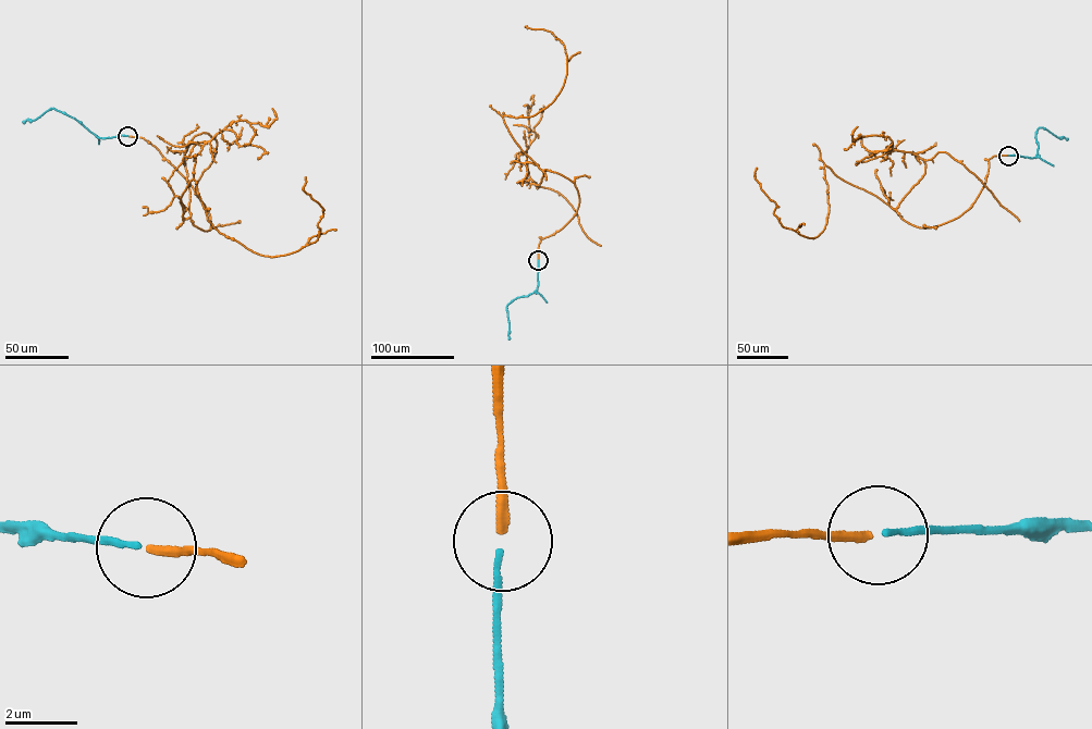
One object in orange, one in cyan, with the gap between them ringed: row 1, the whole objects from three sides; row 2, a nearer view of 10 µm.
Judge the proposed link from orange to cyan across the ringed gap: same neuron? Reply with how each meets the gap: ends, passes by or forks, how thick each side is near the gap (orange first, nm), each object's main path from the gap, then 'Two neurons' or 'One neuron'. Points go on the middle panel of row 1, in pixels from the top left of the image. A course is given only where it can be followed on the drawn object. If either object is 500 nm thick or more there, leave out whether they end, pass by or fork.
At the ring orange ends. At the ring cyan ends. Thickness 280 nm (orange) against 150 nm. Course of orange: (538, 260), (541, 239), (579, 200), (503, 121), (544, 108), (566, 74), (563, 44), (525, 26). Course of cyan: (538, 260), (536, 289), (506, 306), (508, 340). One neuron

